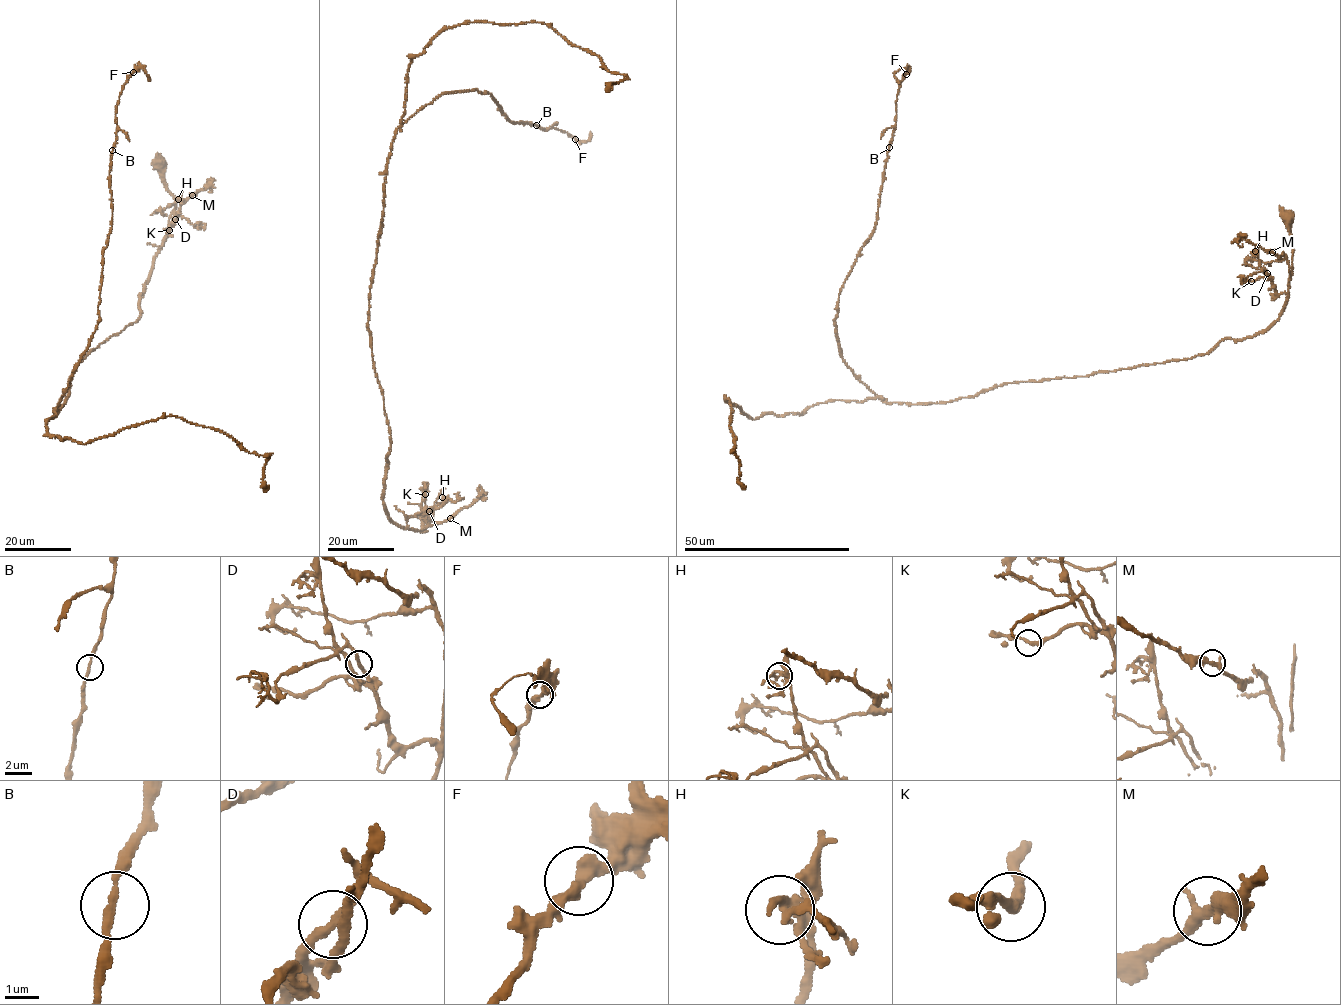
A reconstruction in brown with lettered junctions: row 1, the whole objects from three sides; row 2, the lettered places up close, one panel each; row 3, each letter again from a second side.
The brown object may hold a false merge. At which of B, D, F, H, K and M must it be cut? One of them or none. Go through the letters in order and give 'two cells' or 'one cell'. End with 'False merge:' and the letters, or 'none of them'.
B: one cell
D: two cells
F: one cell
H: one cell
K: one cell
M: one cell
False merge: D

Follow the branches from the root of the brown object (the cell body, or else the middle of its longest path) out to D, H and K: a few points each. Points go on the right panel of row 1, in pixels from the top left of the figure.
D: (1288, 217), (1293, 250), (1287, 292), (1276, 292), (1267, 273)
H: (1288, 217), (1293, 250), (1287, 292), (1276, 292), (1271, 278), (1260, 267), (1255, 251)
K: (1288, 217), (1293, 250), (1288, 291), (1278, 293), (1272, 281), (1263, 276), (1250, 281)

